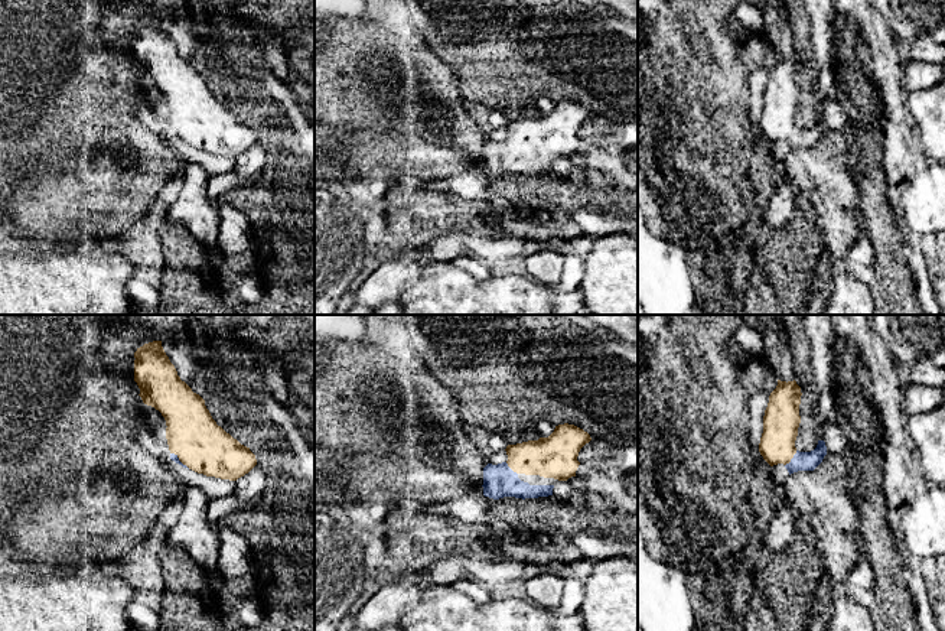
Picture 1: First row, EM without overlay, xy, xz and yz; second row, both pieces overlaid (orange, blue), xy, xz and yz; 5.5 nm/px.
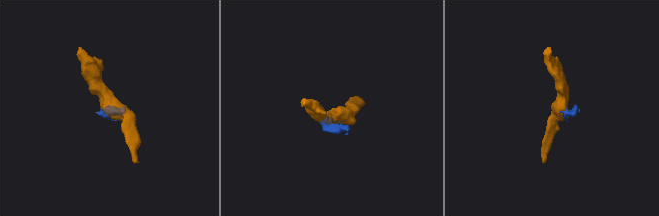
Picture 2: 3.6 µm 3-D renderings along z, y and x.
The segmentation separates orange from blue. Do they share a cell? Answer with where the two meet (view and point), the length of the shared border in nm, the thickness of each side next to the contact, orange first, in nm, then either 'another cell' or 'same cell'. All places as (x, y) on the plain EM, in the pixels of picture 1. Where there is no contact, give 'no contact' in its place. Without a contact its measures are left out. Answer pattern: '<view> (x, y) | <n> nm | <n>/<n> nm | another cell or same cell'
yz (792, 133) | 110 nm | 200/110 nm | same cell

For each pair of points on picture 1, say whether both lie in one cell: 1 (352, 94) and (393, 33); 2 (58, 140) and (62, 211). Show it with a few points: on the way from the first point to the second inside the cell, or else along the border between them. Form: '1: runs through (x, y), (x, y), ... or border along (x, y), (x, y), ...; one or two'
1: runs through (359, 80), (362, 70), (383, 48); one
2: border along (49, 133), (51, 150); two

